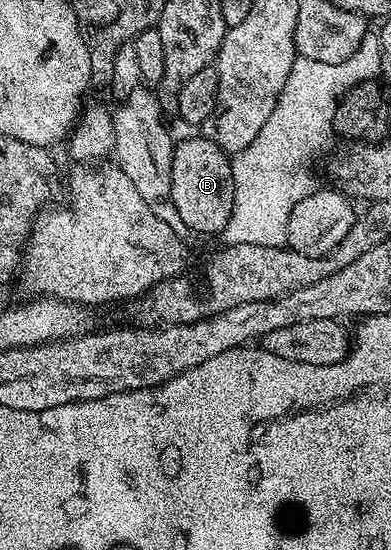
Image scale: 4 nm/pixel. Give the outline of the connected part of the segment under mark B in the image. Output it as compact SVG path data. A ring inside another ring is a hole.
M196 136L175 142L173 176L169 199L180 223L195 234L222 235L233 212L233 168L231 158L208 138Z

